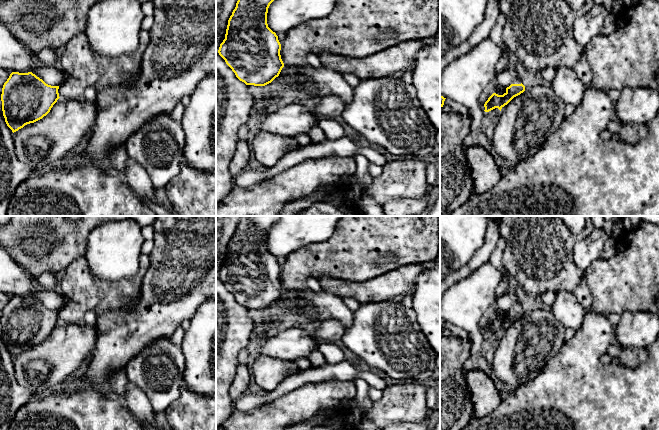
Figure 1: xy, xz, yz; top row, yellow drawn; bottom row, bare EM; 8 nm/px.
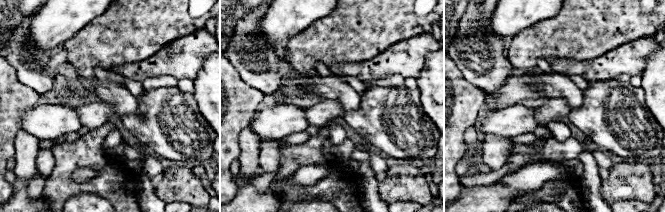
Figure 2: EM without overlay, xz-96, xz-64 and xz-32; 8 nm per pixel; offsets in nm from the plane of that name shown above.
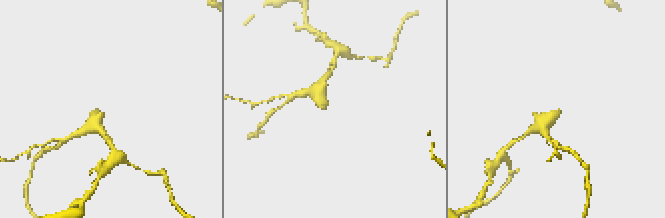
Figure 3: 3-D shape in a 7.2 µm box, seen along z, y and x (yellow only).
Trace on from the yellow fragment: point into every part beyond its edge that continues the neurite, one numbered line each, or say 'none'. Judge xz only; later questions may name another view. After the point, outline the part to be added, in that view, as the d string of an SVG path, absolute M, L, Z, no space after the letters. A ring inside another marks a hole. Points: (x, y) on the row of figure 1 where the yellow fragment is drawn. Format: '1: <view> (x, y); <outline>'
none

